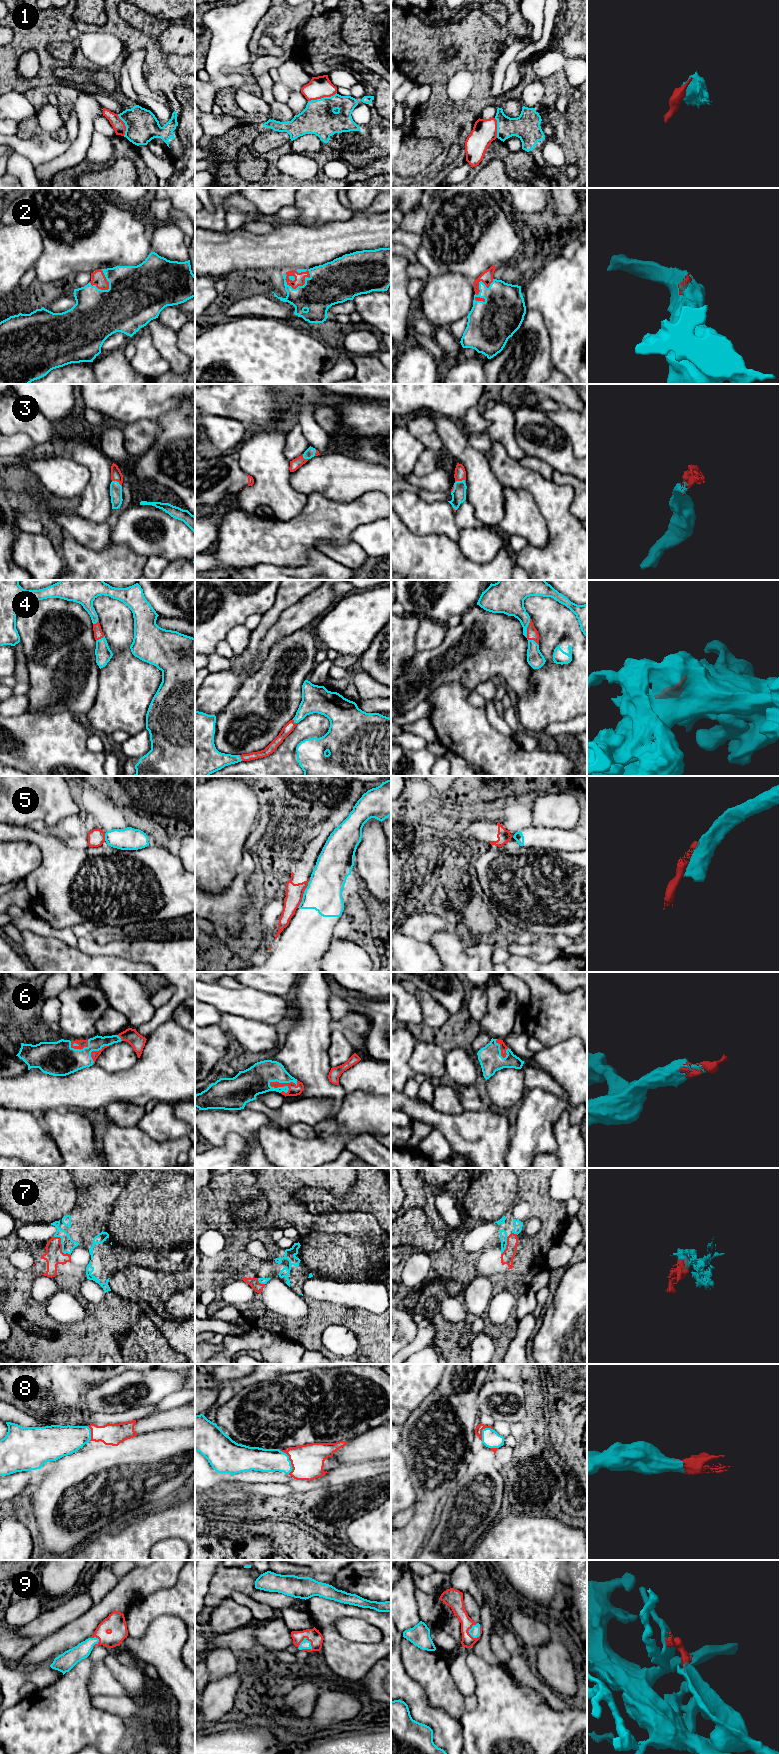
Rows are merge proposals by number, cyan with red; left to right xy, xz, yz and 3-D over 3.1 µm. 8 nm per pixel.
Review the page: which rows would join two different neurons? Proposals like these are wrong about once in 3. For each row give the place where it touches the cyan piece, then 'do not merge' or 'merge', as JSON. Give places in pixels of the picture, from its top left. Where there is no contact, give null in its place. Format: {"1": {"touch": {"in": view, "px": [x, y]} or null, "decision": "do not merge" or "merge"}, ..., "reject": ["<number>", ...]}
{"1": {"touch": {"in": "xz", "px": [322, 98]}, "decision": "do not merge"}, "2": {"touch": {"in": "xz", "px": [303, 285]}, "decision": "merge"}, "3": {"touch": {"in": "yz", "px": [460, 481]}, "decision": "merge"}, "4": {"touch": {"in": "yz", "px": [526, 634]}, "decision": "merge"}, "5": {"touch": {"in": "xz", "px": [304, 893]}, "decision": "do not merge"}, "6": {"touch": {"in": "xz", "px": [283, 1082]}, "decision": "merge"}, "7": {"touch": {"in": "xy", "px": [62, 1246]}, "decision": "merge"}, "8": {"touch": {"in": "xz", "px": [290, 1461]}, "decision": "merge"}, "9": {"touch": {"in": "xz", "px": [307, 1640]}, "decision": "merge"}, "reject": ["1", "5"]}

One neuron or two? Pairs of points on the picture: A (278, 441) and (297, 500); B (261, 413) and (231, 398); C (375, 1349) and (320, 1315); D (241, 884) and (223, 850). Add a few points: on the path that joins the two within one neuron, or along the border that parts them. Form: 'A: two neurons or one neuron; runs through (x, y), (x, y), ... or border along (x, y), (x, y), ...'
A: one neuron; runs through (277, 456), (277, 480), (282, 485)
B: one neuron; runs through (254, 406), (246, 398), (238, 398)
C: one neuron; runs through (364, 1335), (350, 1321), (334, 1316)
D: two neurons; border along (238, 870), (233, 881), (221, 891)

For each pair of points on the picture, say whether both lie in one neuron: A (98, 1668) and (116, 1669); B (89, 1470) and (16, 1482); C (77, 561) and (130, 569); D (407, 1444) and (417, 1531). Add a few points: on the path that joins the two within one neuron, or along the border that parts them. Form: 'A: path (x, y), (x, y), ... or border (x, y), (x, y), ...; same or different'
A: border (110, 1652), (105, 1659), (105, 1665), (123, 1688); different
B: border (41, 1469), (41, 1472), (34, 1481); different
C: path (90, 569), (117, 569); same
D: path (422, 1466), (423, 1509); same

